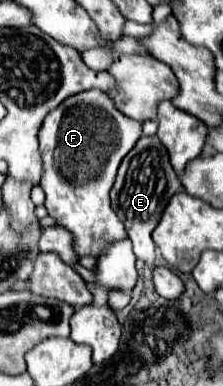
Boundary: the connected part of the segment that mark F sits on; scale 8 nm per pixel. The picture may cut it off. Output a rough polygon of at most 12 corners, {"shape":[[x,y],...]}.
{"shape":[[102,91],[40,127],[48,215],[80,257],[126,237],[110,207],[142,135]]}

